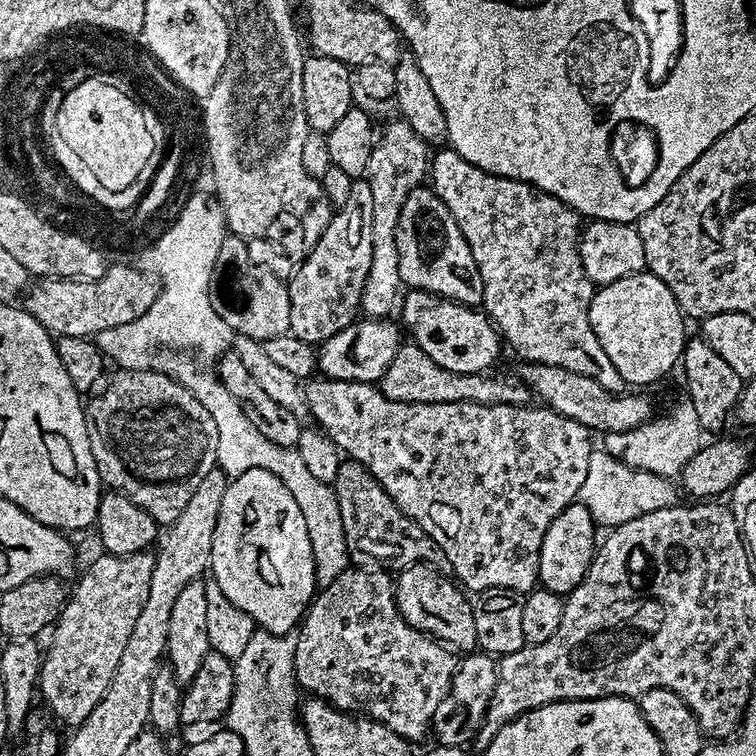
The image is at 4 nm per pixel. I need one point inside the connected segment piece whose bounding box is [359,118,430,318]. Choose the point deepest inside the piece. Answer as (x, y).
(400, 161)

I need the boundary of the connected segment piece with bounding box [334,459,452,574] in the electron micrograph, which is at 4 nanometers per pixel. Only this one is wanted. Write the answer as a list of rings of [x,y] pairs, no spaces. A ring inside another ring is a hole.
[[[345,459],[338,466],[334,485],[338,514],[342,514],[342,530],[346,546],[353,557],[364,555],[377,560],[377,565],[428,564],[434,570],[448,574],[452,572],[446,554],[412,519],[396,505],[394,498],[378,483],[357,460]]]

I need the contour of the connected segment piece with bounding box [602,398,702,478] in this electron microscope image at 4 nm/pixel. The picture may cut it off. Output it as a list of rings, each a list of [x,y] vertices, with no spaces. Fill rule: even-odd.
[[[681,399],[681,404],[676,404],[669,410],[665,416],[652,418],[647,423],[640,424],[637,428],[628,429],[625,432],[609,432],[603,437],[603,451],[610,453],[614,458],[618,458],[626,466],[637,468],[638,470],[646,470],[653,472],[659,476],[669,478],[679,477],[681,470],[686,466],[686,462],[690,462],[690,458],[694,458],[694,454],[702,447],[702,429],[698,422],[698,414],[694,410],[691,400]]]

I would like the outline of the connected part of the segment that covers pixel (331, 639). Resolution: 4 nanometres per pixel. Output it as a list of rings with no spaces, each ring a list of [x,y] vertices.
[[[356,566],[349,567],[348,571],[338,574],[338,578],[334,578],[334,582],[323,585],[317,591],[312,603],[308,606],[304,619],[298,625],[298,631],[295,633],[294,670],[296,671],[296,683],[303,691],[305,688],[308,694],[311,694],[315,699],[326,700],[332,707],[340,709],[341,712],[359,714],[368,717],[369,720],[377,720],[379,724],[384,724],[390,730],[394,730],[405,740],[415,742],[427,734],[428,719],[439,710],[440,703],[449,699],[458,656],[453,649],[441,644],[439,640],[434,640],[432,637],[414,630],[414,626],[410,626],[404,621],[402,614],[398,614],[393,577],[384,573],[387,571],[376,571],[380,572],[371,572],[368,568],[356,568]]]

